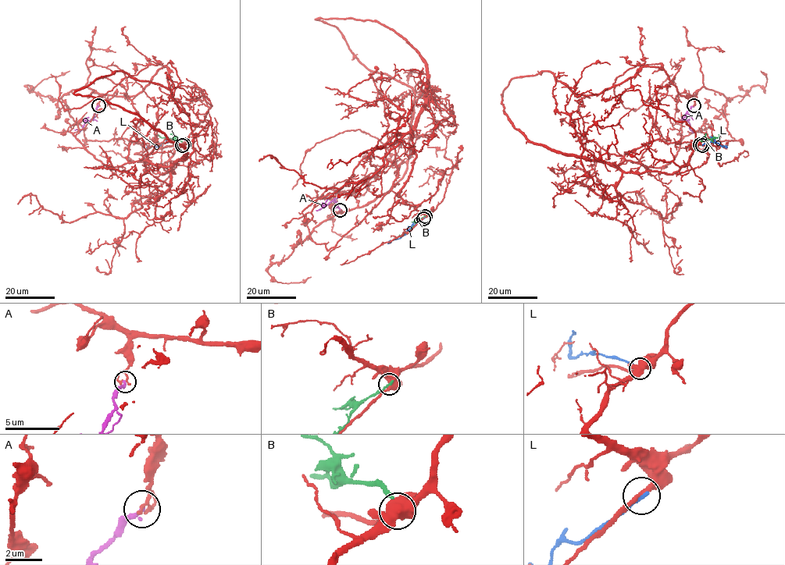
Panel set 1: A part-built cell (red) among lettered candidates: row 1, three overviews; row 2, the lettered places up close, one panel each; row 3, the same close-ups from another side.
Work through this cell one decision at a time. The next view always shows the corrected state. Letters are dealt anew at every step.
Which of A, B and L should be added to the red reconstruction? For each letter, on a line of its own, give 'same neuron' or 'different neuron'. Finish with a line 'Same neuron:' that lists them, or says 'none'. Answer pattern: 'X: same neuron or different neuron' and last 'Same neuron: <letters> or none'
A: different neuron
B: different neuron
L: different neuron
Same neuron: none

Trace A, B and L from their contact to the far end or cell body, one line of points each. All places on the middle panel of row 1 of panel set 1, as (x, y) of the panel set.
A: (340, 210), (333, 199), (315, 210)
B: (425, 216), (404, 233), (397, 236)
L: (423, 218), (398, 239), (387, 243)

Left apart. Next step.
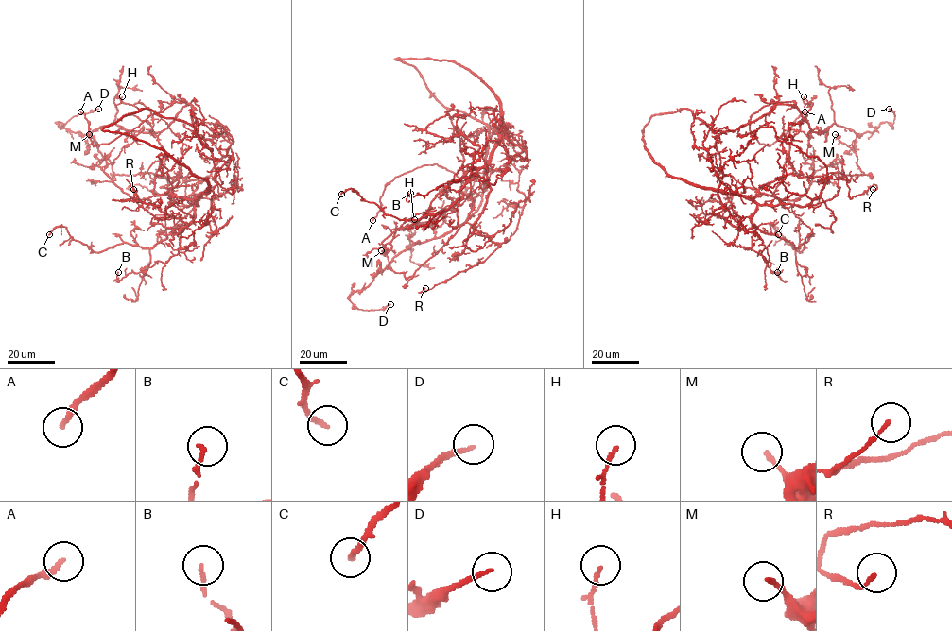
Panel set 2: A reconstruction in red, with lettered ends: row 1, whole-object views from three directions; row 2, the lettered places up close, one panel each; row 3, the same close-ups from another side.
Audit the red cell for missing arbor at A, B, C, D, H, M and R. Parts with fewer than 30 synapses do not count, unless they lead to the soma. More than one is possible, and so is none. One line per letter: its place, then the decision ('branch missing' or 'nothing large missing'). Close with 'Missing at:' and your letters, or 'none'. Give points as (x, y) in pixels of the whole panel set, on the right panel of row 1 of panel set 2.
A: place (804, 111); branch missing
B: place (777, 272); nothing large missing
C: place (778, 234); nothing large missing
D: place (889, 109); nothing large missing
H: place (804, 96); nothing large missing
M: place (835, 134); nothing large missing
R: place (873, 189); nothing large missing
Missing at: A

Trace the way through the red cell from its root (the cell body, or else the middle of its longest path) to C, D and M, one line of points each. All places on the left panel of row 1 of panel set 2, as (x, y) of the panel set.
C: (206, 147), (216, 186), (195, 200), (181, 231), (152, 247), (121, 243), (99, 252), (60, 225), (49, 234)
D: (206, 147), (194, 127), (190, 104), (160, 132), (110, 124), (83, 136), (57, 123), (98, 109)
M: (206, 147), (212, 151), (216, 186), (183, 199), (173, 190), (181, 174), (115, 174), (89, 134)

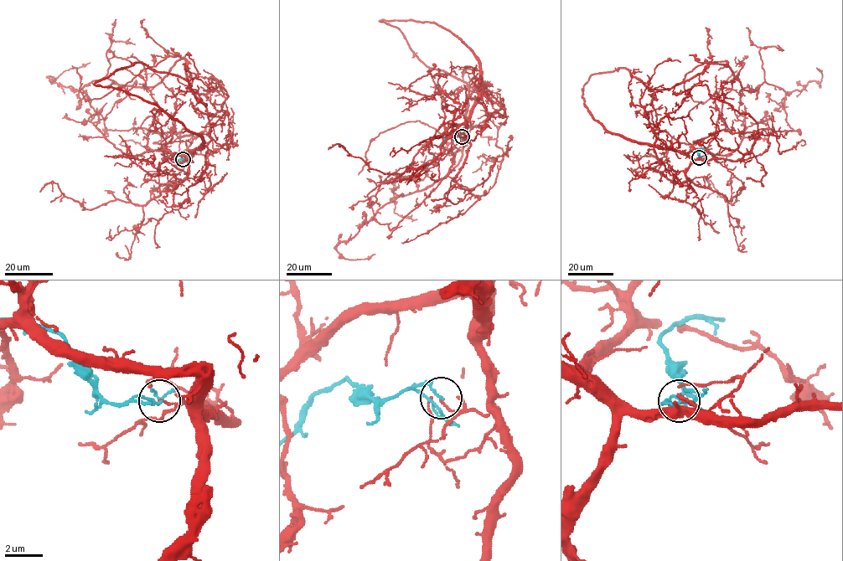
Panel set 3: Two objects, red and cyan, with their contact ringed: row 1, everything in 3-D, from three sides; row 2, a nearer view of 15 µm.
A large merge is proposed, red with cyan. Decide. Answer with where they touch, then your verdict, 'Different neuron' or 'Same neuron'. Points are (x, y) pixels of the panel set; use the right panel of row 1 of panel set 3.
Place: (699, 157). Different neuron

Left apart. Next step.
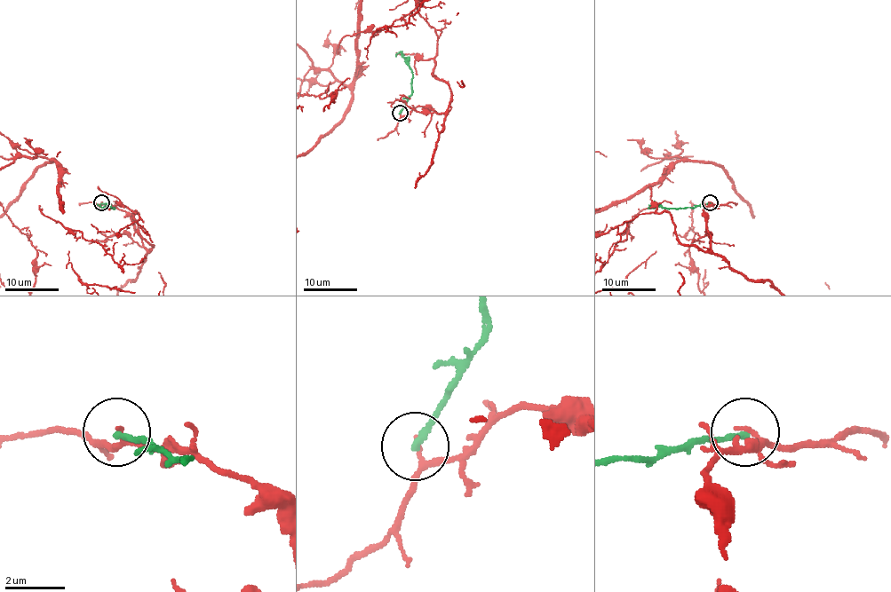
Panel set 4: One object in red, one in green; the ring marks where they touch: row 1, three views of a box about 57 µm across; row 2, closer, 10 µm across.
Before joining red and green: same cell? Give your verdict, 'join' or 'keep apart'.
keep apart

